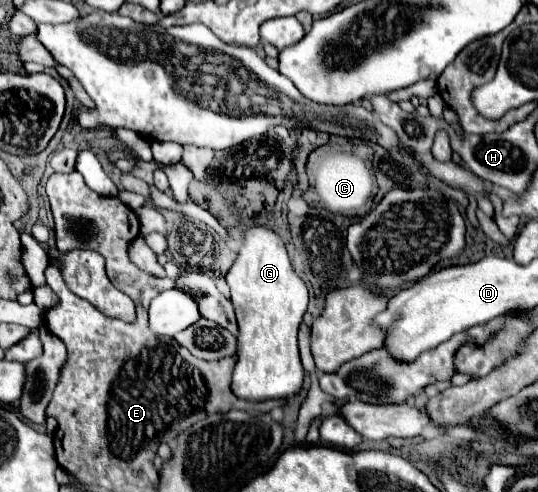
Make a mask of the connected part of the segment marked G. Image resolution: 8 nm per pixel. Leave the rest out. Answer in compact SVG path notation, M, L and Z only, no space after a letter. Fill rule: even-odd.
M263 226L249 228L243 240L243 246L239 250L239 256L231 266L231 270L227 272L227 284L231 288L231 302L235 306L235 316L239 324L237 364L233 370L231 392L241 400L251 400L251 402L263 402L273 398L287 400L299 394L303 386L305 370L301 366L299 348L297 348L297 328L307 310L309 292L305 282L295 274L281 238Z

